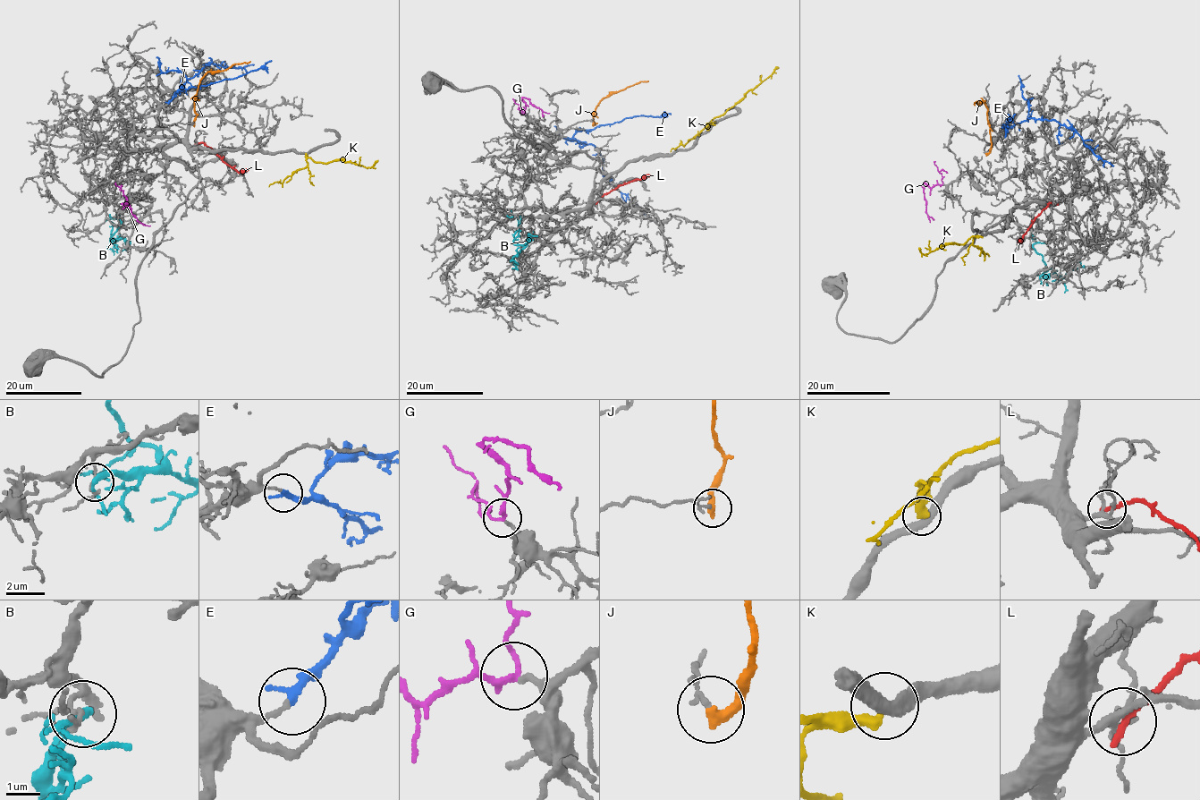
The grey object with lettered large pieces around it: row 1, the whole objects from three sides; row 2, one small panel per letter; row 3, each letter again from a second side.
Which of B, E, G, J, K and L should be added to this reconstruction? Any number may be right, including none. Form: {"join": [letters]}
{"join": ["G"]}

